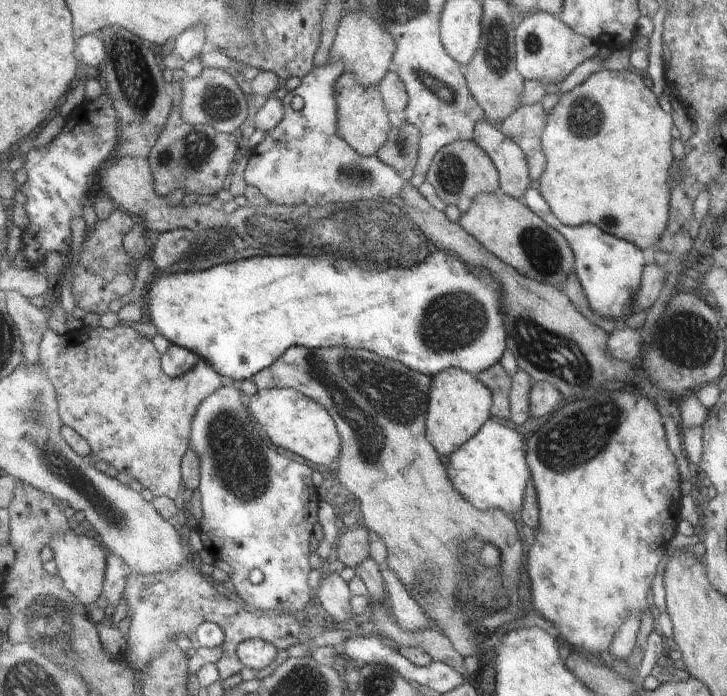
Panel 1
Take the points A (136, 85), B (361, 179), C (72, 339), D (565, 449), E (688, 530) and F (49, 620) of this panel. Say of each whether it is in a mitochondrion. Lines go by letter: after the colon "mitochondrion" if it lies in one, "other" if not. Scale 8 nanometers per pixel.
A: mitochondrion
B: mitochondrion
C: other
D: mitochondrion
E: other
F: mitochondrion

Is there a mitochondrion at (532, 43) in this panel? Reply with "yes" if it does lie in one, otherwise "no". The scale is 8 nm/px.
yes

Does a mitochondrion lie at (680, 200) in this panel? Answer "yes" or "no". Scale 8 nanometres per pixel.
no

